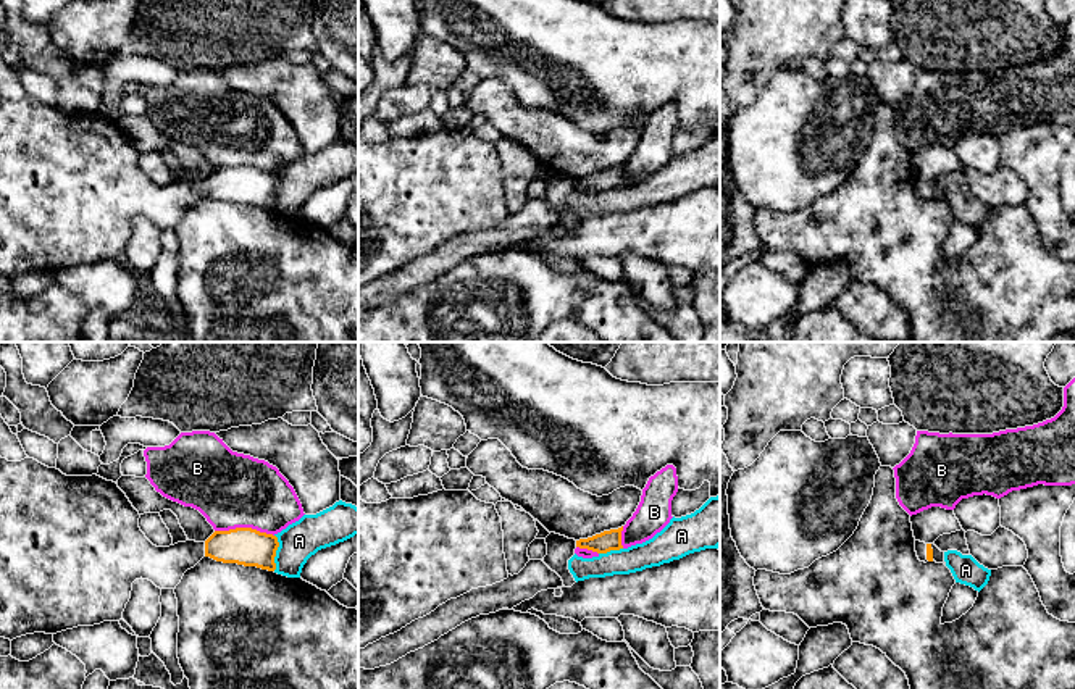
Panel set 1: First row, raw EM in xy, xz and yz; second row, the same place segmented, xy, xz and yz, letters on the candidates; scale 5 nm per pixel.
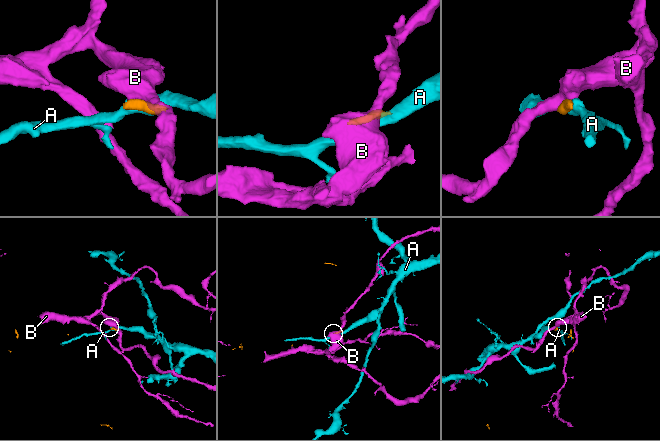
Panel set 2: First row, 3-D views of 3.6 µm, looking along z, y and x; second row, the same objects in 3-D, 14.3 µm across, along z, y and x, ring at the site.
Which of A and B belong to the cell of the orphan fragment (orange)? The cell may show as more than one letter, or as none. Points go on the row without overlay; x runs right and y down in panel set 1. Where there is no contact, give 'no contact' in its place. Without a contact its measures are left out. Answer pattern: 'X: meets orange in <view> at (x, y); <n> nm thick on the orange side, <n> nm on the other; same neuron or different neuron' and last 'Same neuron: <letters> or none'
A: meets orange in xy at (275, 191); 190 nm thick on the orange side, 190 nm on the other; different neuron
B: meets orange in xy at (244, 167); 190 nm thick on the orange side, 380 nm on the other; different neuron
Same neuron: none

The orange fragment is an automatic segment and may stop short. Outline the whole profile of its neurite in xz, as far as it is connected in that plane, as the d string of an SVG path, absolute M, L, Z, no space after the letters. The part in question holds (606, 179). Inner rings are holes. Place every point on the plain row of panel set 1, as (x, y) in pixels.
M623 165L618 168L604 169L588 177L576 179L576 186L588 187L597 192L607 192L610 189L620 189L621 184L621 169Z

